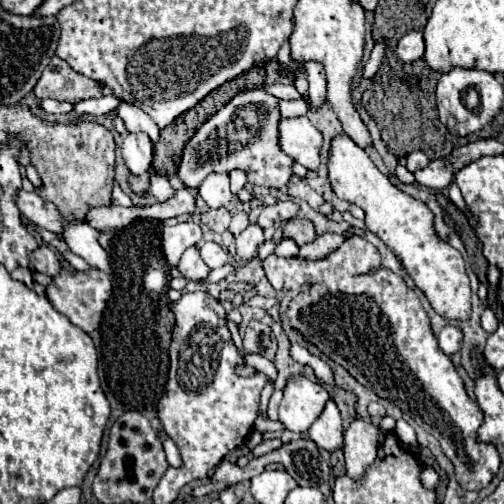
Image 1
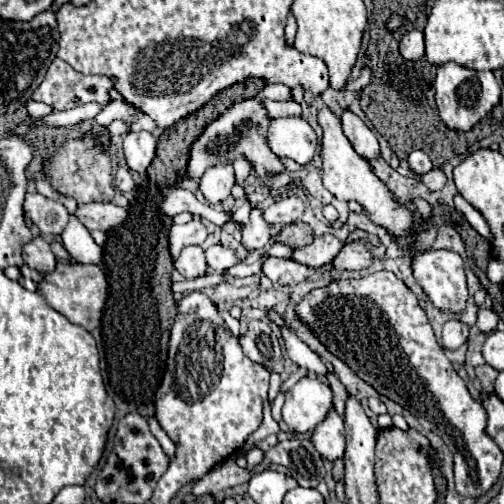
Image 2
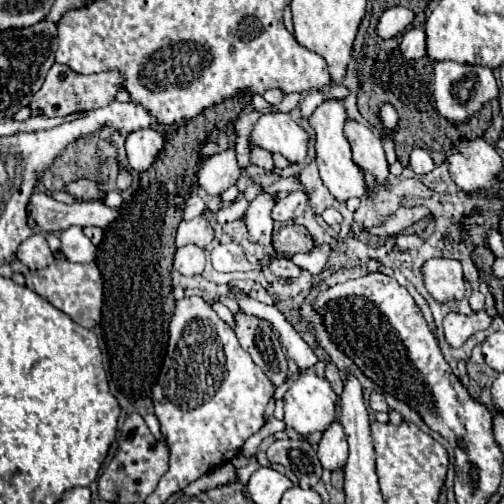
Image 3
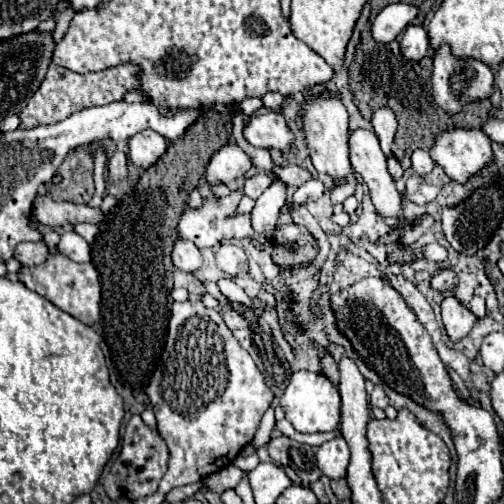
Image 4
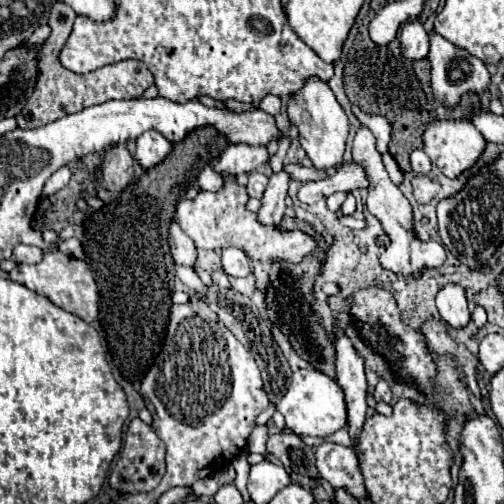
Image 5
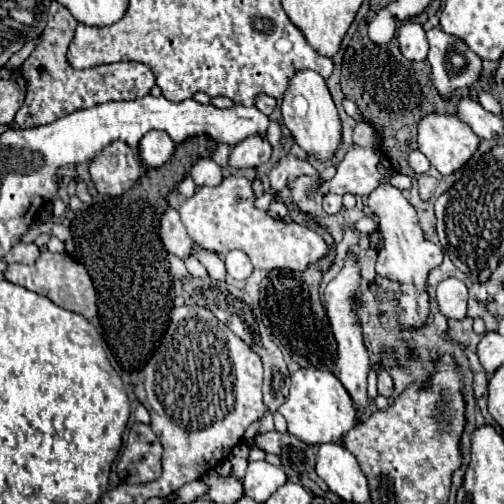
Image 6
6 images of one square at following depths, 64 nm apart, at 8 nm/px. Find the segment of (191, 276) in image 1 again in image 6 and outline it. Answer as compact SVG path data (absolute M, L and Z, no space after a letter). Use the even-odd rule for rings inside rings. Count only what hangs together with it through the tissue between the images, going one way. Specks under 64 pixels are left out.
M168 206L160 216L160 238L162 238L168 252L172 252L180 258L190 254L192 240L180 220L178 210L174 210L172 206Z

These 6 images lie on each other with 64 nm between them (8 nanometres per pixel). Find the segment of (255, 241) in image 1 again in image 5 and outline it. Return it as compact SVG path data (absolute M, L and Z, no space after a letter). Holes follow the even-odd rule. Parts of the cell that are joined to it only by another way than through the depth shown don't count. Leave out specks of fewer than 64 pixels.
M280 170L280 172L270 176L268 188L262 196L262 208L258 210L258 220L262 224L270 224L270 226L280 224L284 210L286 210L284 198L286 198L288 182L290 182L290 174L286 170Z

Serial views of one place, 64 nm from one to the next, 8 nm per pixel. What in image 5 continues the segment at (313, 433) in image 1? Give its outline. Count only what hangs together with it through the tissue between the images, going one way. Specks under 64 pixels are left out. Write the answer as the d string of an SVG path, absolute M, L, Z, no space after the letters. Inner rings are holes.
M322 442L316 448L316 468L332 488L342 488L358 500L366 498L368 492L364 486L364 476L360 472L358 458L350 448Z

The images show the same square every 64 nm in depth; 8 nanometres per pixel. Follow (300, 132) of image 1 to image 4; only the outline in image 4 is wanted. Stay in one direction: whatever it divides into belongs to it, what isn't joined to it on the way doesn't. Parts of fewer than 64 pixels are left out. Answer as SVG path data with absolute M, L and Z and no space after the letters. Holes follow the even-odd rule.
M266 112L244 122L244 138L256 148L278 148L286 152L292 148L294 132L286 126L280 112Z

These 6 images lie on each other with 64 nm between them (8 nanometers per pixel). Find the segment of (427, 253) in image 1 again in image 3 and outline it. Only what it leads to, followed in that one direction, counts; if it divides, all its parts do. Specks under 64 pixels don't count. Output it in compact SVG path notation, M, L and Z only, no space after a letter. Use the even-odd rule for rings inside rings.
M326 100L322 102L314 114L310 116L310 126L314 130L314 150L316 150L316 166L320 170L320 178L330 190L330 194L336 200L348 200L348 198L360 198L368 192L364 184L364 174L358 170L358 166L352 162L350 144L344 136L344 122L346 122L346 108L338 100ZM432 258L424 266L424 284L434 300L446 302L450 298L460 300L464 296L462 266L458 260Z

